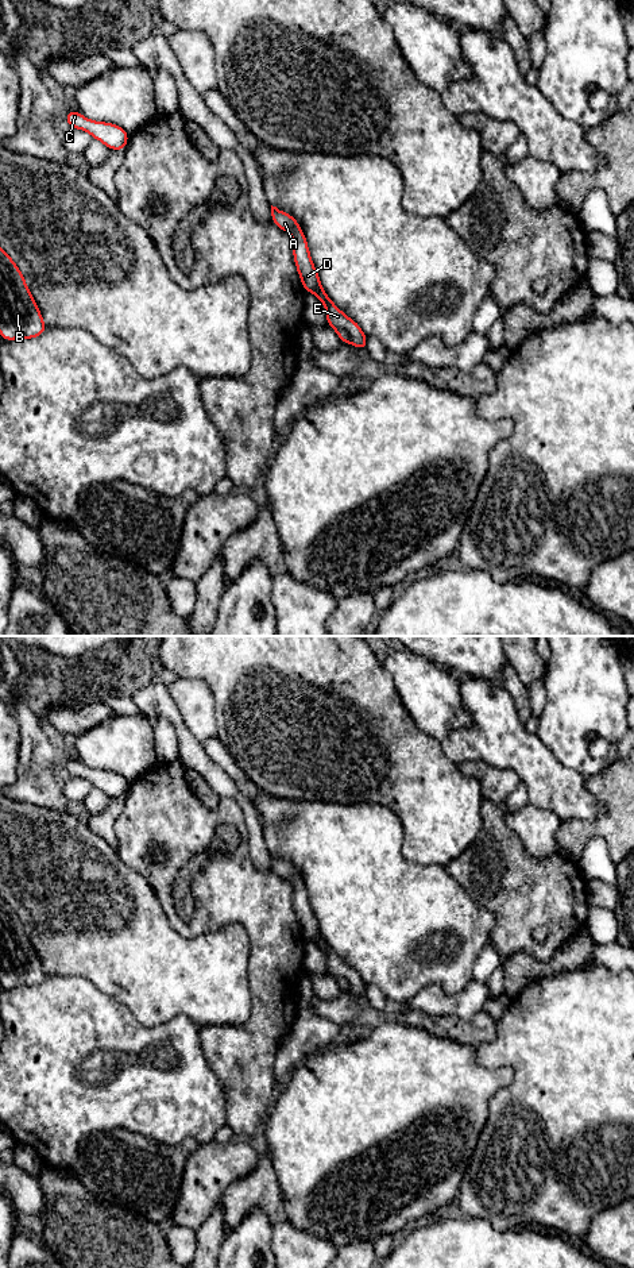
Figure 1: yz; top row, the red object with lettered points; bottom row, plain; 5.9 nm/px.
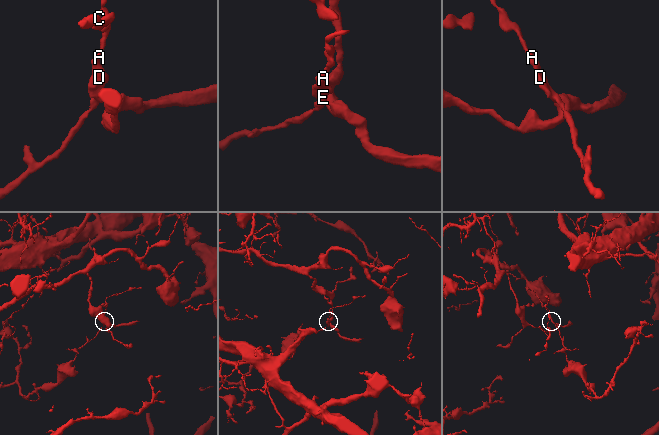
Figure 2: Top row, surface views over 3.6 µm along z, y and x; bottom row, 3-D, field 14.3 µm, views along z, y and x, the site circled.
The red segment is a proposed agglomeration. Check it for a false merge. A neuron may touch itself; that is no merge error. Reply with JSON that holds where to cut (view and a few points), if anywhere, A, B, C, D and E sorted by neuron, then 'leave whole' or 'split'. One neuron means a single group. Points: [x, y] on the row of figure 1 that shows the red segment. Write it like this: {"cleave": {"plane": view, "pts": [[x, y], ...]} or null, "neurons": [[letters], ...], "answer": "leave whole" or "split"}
{"cleave": {"plane": "yz", "pts": [[310, 292], [321, 289], [325, 304]]}, "neurons": [["A", "D", "E"], ["B", "C"]], "answer": "split"}

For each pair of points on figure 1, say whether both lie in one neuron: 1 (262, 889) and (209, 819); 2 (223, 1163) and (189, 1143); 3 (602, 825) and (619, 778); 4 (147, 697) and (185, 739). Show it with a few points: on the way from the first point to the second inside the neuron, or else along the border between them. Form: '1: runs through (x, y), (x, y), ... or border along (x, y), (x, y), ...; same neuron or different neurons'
1: runs through (216, 905), (185, 928), (166, 900), (171, 864); same neuron
2: border along (200, 1144), (189, 1157), (182, 1175); different neurons
3: runs through (614, 813), (619, 808), (619, 790); same neuron
4: runs through (159, 702), (176, 719), (180, 727); same neuron

